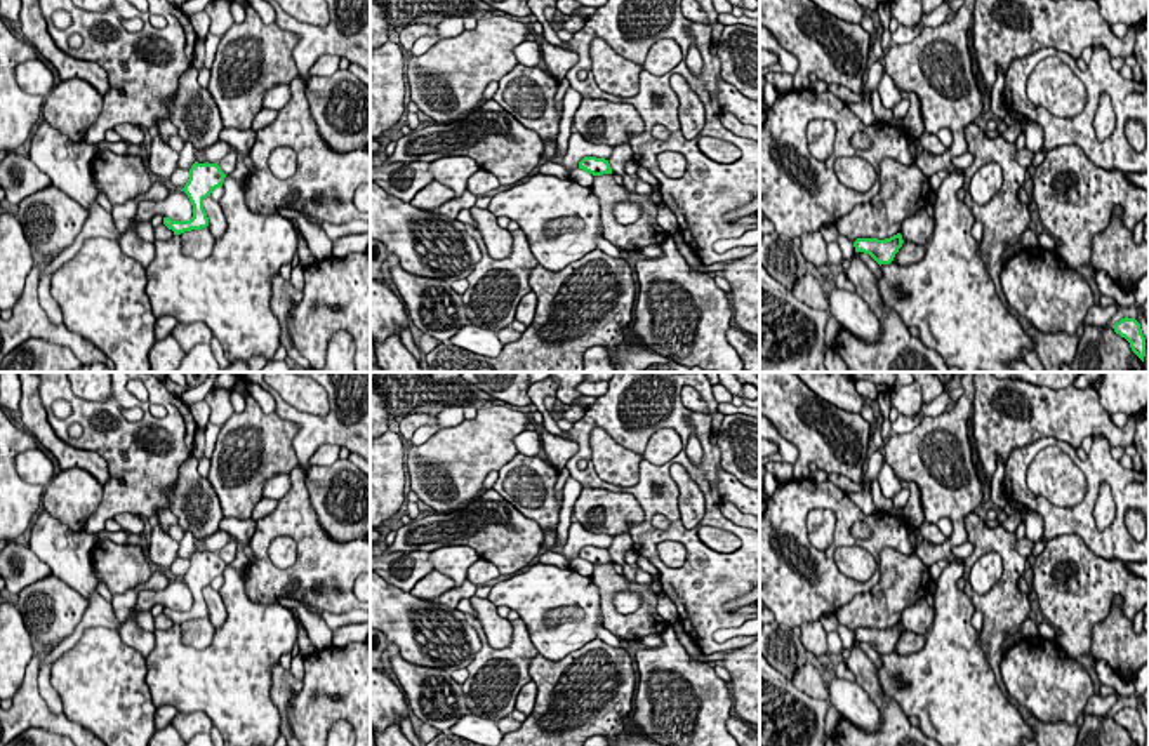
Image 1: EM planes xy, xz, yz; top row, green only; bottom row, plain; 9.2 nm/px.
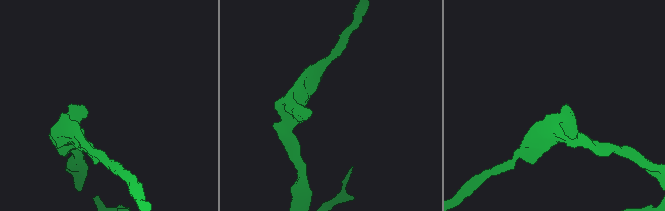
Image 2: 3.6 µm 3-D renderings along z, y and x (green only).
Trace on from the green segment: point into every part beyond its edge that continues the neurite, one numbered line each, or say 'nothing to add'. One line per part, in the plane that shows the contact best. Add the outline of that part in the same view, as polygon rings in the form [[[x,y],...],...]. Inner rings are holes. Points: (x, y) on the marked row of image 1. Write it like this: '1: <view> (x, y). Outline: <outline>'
nothing to add

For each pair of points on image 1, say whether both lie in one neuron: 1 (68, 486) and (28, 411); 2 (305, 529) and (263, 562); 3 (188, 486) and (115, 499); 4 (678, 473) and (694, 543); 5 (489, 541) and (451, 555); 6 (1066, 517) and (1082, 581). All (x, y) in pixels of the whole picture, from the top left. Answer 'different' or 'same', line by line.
1: different
2: same
3: different
4: different
5: different
6: different

